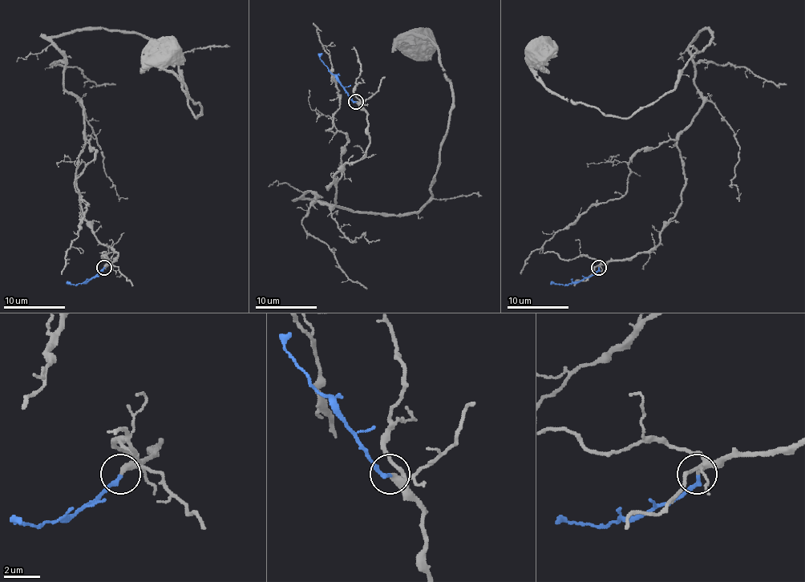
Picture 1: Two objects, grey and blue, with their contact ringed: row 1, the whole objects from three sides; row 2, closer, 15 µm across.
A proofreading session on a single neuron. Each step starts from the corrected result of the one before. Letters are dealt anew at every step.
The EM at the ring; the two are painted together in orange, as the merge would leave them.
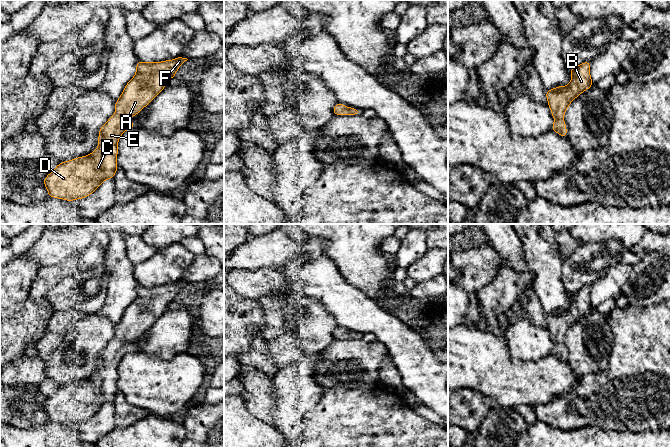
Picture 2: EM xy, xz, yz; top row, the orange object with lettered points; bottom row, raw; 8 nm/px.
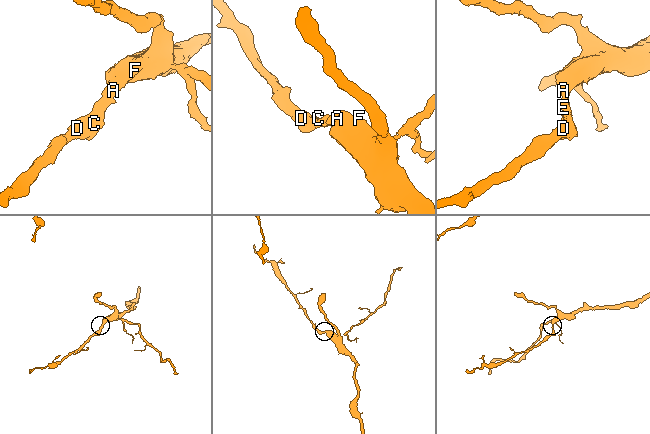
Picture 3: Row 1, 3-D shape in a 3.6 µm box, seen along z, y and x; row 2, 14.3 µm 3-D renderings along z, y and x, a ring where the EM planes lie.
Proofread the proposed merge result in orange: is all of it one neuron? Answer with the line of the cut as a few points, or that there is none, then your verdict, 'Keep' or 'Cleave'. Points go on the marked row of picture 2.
No split. Keep

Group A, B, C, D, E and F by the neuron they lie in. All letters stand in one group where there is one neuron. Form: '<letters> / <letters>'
A B C D E F

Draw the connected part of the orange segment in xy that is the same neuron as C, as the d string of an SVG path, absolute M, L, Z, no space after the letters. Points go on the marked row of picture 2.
M182 56L163 62L138 60L135 76L115 103L115 114L99 129L99 147L87 156L58 163L43 180L49 197L70 202L82 199L92 194L103 181L114 178L118 169L119 138L127 129L136 127L127 118L150 104L187 60Z

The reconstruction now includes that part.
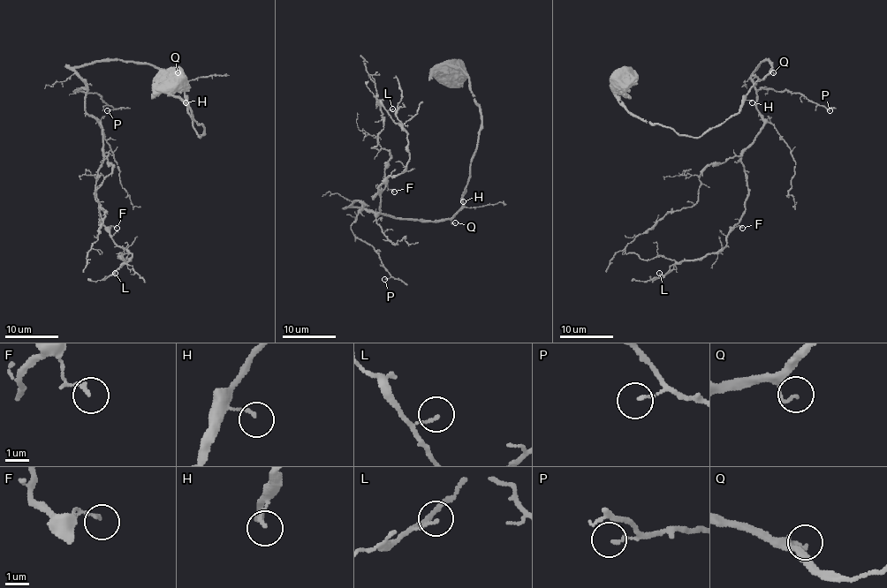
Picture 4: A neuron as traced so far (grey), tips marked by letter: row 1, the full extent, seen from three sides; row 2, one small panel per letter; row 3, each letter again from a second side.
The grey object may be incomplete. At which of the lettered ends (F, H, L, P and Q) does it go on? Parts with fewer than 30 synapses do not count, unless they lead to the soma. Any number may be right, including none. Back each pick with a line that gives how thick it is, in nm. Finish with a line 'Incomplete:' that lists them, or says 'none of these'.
Incomplete: none of these

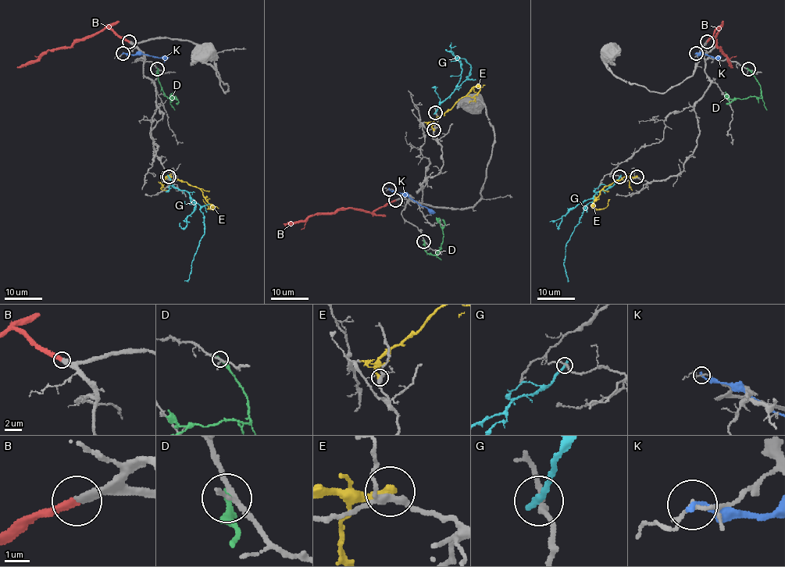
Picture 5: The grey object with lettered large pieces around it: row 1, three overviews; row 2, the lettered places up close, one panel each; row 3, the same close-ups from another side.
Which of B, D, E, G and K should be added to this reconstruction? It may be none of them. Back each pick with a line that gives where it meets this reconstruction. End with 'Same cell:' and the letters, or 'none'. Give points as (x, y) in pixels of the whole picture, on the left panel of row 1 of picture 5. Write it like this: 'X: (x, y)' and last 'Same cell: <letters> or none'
B: (129, 41)
Same cell: B

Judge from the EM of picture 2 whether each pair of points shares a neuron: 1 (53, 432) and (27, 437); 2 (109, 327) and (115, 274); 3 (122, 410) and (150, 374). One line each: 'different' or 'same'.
1: same
2: different
3: different

